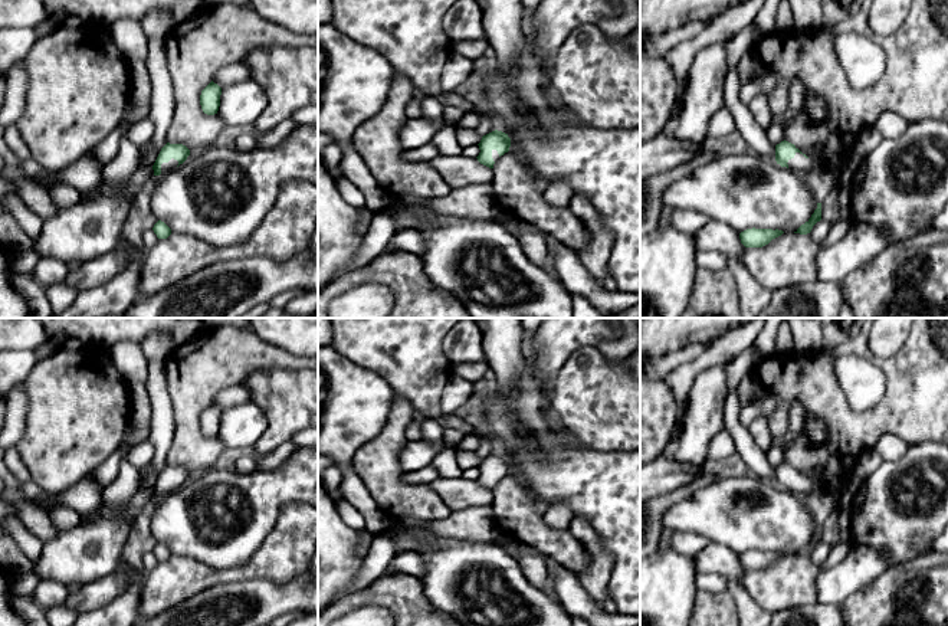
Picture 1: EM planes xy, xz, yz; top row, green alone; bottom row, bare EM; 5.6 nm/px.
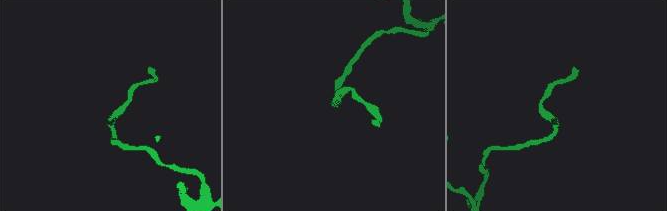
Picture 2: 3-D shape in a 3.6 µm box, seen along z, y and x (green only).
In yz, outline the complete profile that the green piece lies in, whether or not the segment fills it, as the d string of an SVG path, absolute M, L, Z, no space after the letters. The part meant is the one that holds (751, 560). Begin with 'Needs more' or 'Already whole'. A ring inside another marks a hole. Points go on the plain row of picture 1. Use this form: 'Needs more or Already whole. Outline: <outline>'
Already whole. Outline: M747 551L739 555L741 566L745 570L762 570L768 567L772 561L781 558L783 553L772 551Z

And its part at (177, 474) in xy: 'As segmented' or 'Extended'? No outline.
Extended

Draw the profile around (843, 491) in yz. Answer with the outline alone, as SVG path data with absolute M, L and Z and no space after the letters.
M853 471L849 476L837 482L830 494L836 498L840 508L849 508L857 489L860 488L863 478L857 471Z

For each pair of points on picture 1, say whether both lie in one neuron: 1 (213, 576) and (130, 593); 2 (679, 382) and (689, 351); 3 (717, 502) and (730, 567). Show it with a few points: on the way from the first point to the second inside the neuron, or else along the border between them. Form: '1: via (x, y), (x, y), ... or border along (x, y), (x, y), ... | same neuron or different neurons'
1: border along (144, 580), (140, 589), (140, 606), (137, 610) | different neurons
2: border along (712, 343), (662, 379) | different neurons
3: border along (711, 541), (727, 546), (738, 556) | different neurons

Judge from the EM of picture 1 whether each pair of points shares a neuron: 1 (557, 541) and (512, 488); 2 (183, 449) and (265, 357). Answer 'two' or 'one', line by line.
1: one
2: one

